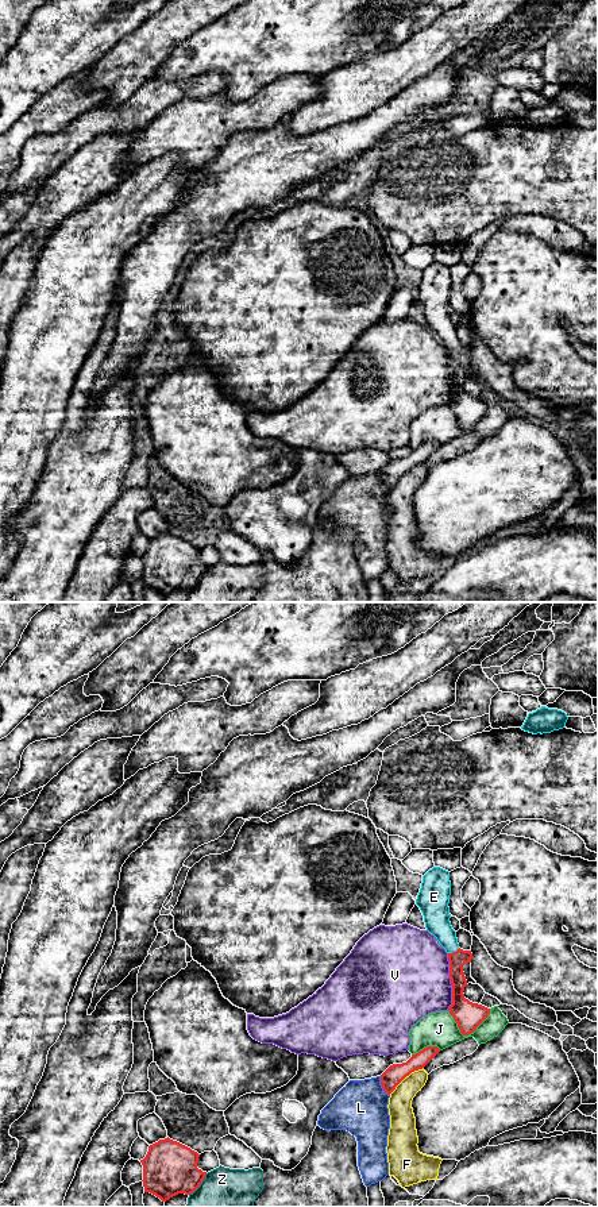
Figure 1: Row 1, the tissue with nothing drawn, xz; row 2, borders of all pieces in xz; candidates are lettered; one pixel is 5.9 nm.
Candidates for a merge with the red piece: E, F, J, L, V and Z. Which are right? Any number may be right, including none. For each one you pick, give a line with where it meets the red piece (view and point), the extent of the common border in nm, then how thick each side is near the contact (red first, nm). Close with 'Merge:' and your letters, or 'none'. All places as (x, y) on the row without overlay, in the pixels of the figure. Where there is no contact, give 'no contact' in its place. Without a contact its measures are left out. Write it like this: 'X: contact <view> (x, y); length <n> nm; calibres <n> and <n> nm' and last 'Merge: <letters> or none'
E: contact xz (454, 347); length 80 nm; calibres 100 and 160 nm
Merge: E

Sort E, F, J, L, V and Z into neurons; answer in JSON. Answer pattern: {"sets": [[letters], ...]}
{"sets": [["E"], ["F"], ["J"], ["L"], ["V"], ["Z"]]}

